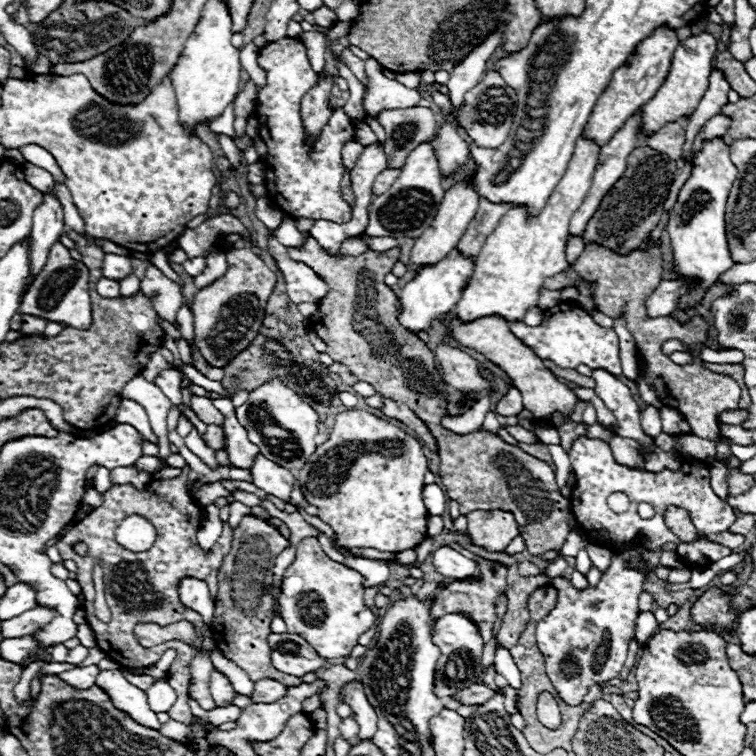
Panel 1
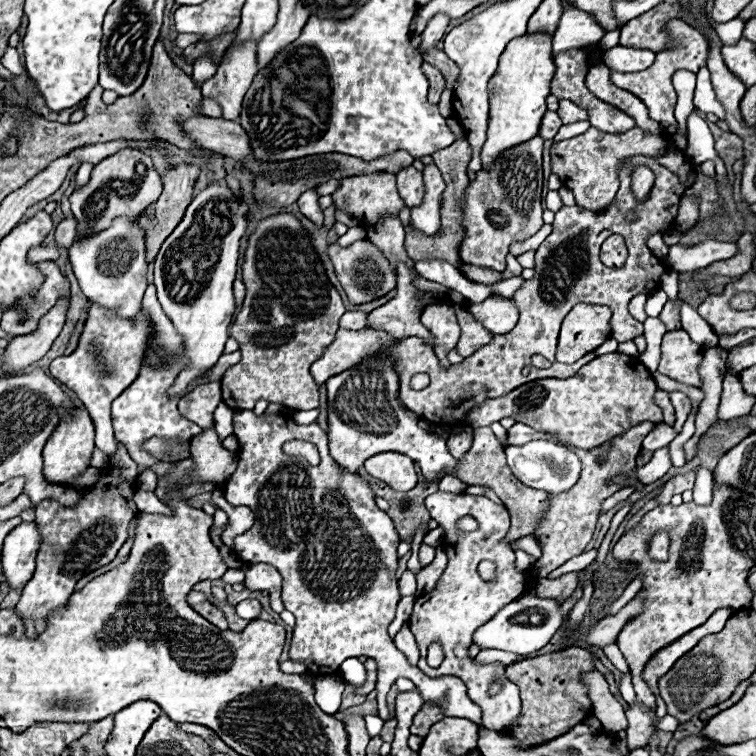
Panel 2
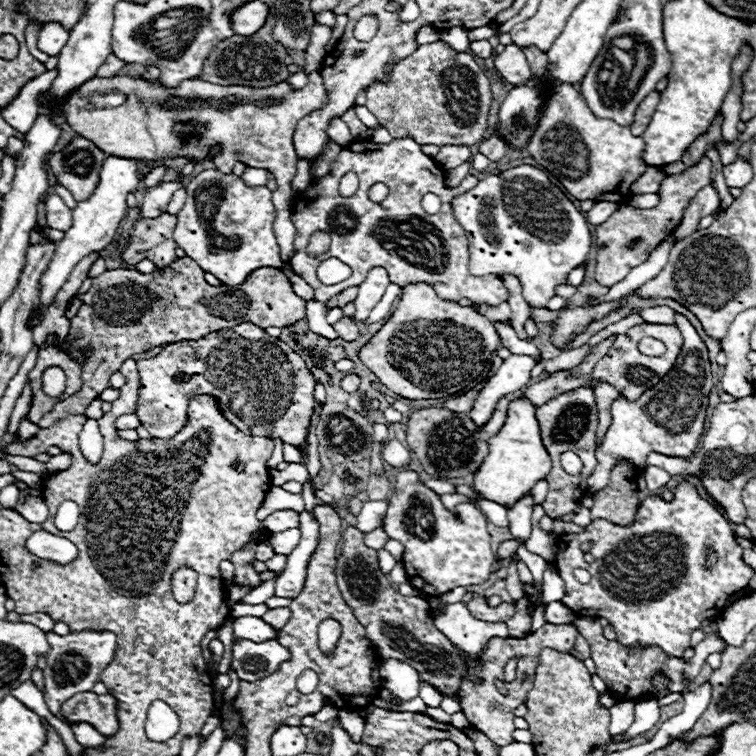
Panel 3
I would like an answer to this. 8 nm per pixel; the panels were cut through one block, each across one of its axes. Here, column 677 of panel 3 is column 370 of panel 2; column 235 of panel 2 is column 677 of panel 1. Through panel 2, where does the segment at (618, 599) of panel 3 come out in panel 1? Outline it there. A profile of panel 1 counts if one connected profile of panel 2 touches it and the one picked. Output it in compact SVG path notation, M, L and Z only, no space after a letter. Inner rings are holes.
M666 408L662 410L662 428L666 434L676 436L676 434L690 434L690 426L688 422L674 410L674 408ZM580 436L574 440L572 448L570 448L570 462L576 474L576 486L572 490L570 496L570 504L572 504L572 514L578 522L578 526L584 532L596 530L596 528L606 528L612 536L612 546L614 550L628 550L628 548L636 548L638 538L642 548L654 550L660 548L668 542L676 544L676 552L678 556L688 564L688 566L708 566L724 556L730 556L730 548L720 546L720 544L712 544L706 540L694 540L690 544L682 544L676 540L676 536L666 528L664 520L662 520L662 510L668 508L670 504L684 508L692 522L696 524L700 534L718 534L718 532L726 532L730 528L730 524L736 520L736 512L732 510L732 506L728 506L728 502L720 500L712 488L710 488L710 478L694 478L694 476L686 476L682 472L670 472L670 470L662 470L658 474L646 472L646 470L630 470L624 468L620 464L616 464L610 446L602 440L590 440L586 436ZM612 492L624 492L630 498L630 510L626 514L616 514L608 508L606 498ZM640 502L646 502L650 506L654 506L656 516L652 520L642 520L636 512L636 506ZM660 510L660 512L658 512ZM642 532L646 536L642 536Z

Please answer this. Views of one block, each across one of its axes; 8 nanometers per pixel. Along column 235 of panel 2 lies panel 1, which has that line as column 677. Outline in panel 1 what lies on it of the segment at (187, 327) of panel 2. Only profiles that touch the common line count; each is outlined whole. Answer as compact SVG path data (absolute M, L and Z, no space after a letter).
M722 138L706 140L702 150L696 154L690 178L680 188L678 202L674 204L668 216L666 230L670 236L670 246L674 250L670 272L678 278L696 278L700 282L698 288L692 288L688 294L680 296L678 310L694 310L702 302L704 294L718 282L718 278L734 266L724 230L724 210L726 196L730 192L732 182L736 180L736 174L738 170L732 164L728 146L722 142Z

